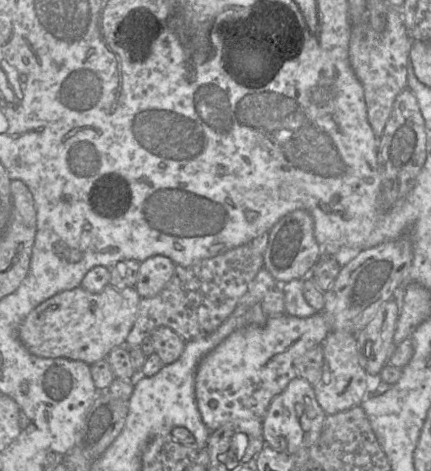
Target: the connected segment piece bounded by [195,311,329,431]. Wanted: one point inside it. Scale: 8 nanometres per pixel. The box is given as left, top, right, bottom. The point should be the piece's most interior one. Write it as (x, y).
(238, 379)

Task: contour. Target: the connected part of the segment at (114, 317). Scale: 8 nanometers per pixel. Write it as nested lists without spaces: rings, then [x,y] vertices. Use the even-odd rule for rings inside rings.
[[[108,285],[99,293],[91,293],[79,286],[62,291],[26,316],[19,326],[18,338],[37,357],[66,358],[92,365],[126,343],[137,317],[140,300],[135,287],[117,289]]]

